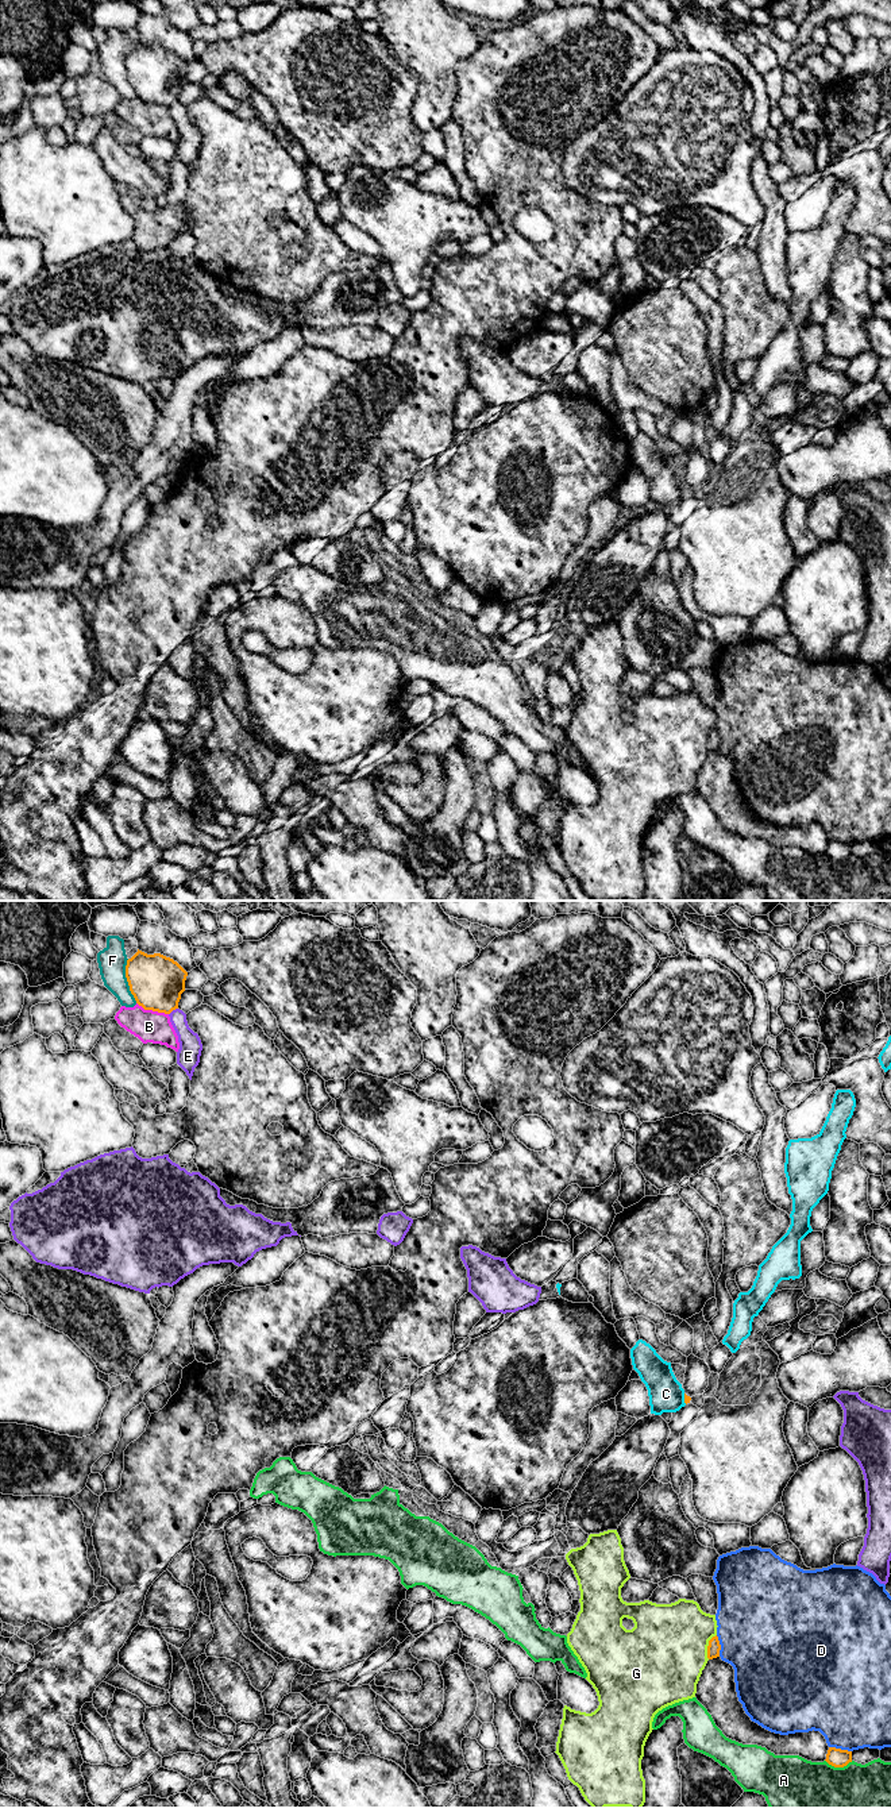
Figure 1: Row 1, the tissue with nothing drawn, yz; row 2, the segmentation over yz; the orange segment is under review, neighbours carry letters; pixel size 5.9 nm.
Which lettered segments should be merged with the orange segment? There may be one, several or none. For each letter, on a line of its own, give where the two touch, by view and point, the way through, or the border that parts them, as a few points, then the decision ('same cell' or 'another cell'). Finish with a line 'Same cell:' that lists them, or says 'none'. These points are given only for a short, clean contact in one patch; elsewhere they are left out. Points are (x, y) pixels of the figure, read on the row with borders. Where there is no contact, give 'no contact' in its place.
A: contact yz (839, 1766); another cell
B: contact yz (153, 1010); another cell
C: contact yz (685, 1399); border yz (683, 1394), (686, 1403); another cell
D: contact yz (840, 1749); another cell
E: contact yz (173, 1009); another cell
F: contact yz (127, 980); another cell
G: contact yz (708, 1646); another cell
Same cell: none

